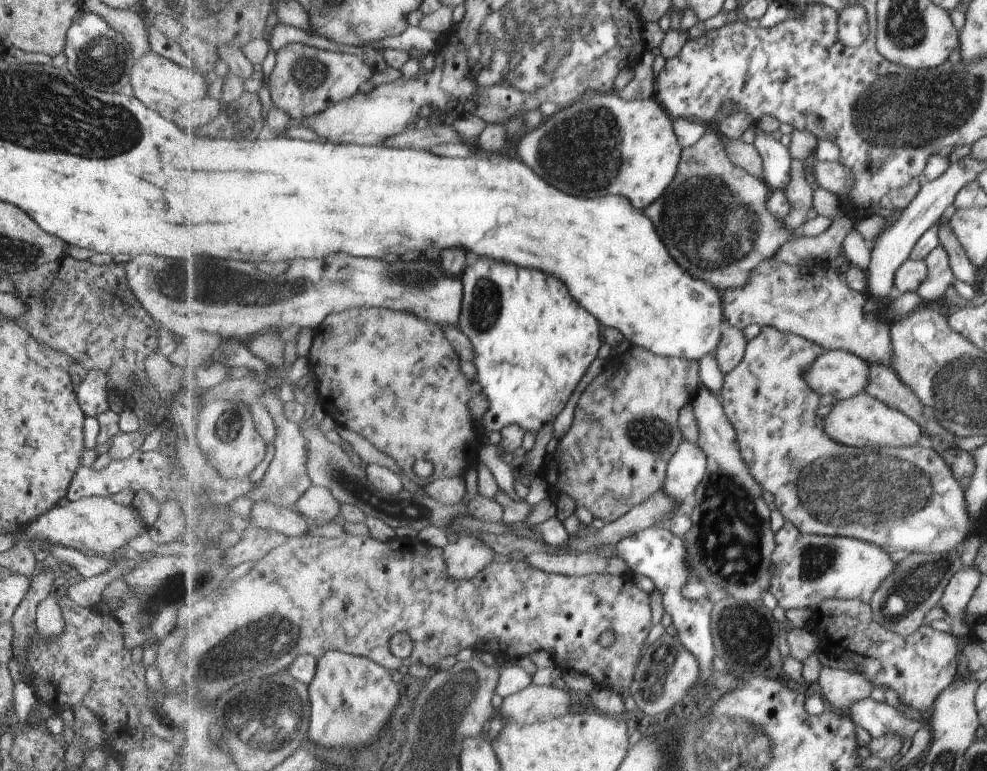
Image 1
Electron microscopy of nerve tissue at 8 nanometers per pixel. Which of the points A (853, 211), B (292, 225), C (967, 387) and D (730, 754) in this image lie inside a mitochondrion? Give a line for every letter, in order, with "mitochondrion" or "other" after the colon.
A: other
B: other
C: mitochondrion
D: mitochondrion

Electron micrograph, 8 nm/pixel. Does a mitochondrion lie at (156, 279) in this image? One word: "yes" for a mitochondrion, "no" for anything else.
yes

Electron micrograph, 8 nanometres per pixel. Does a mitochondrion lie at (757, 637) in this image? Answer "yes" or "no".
yes

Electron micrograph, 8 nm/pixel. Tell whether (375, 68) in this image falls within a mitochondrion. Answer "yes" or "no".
no

